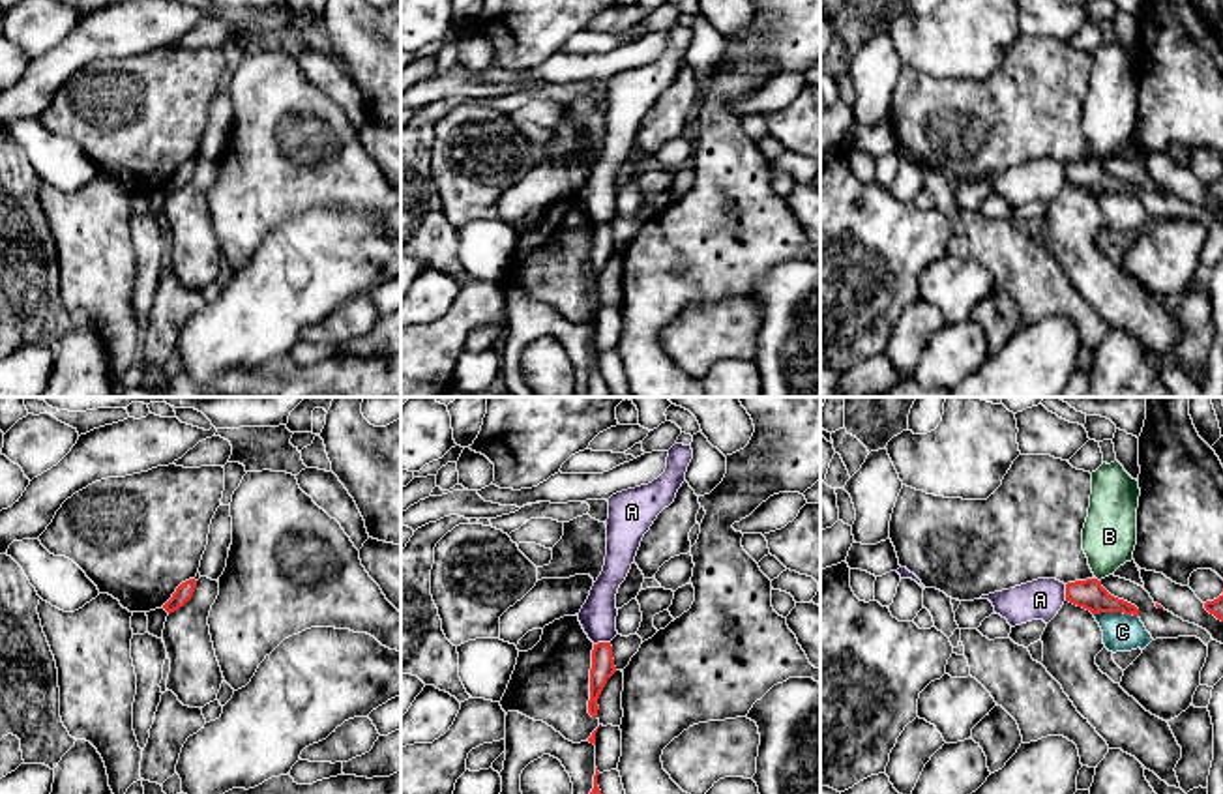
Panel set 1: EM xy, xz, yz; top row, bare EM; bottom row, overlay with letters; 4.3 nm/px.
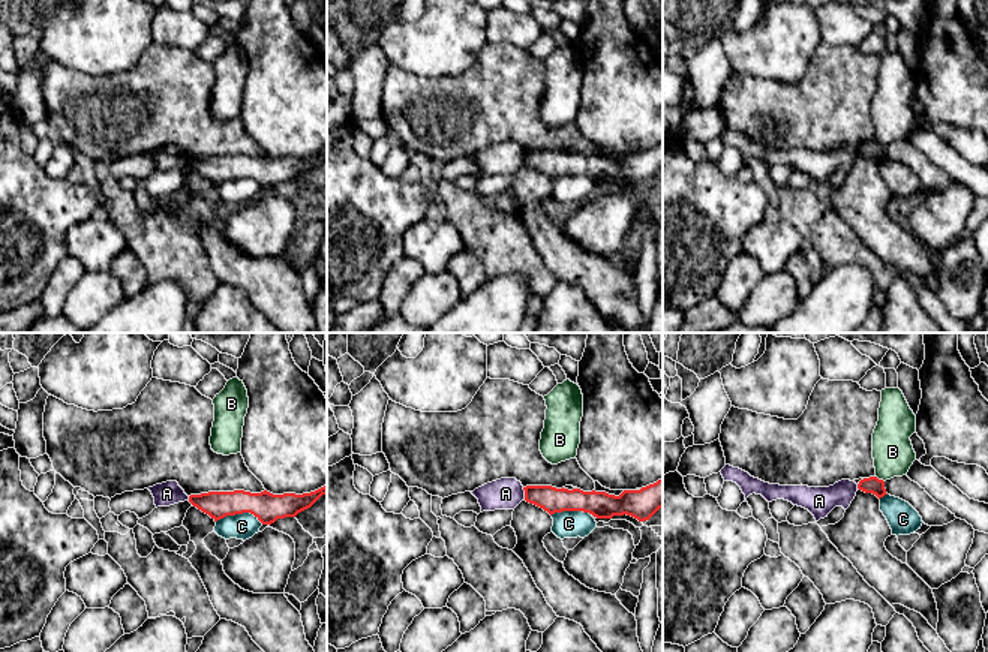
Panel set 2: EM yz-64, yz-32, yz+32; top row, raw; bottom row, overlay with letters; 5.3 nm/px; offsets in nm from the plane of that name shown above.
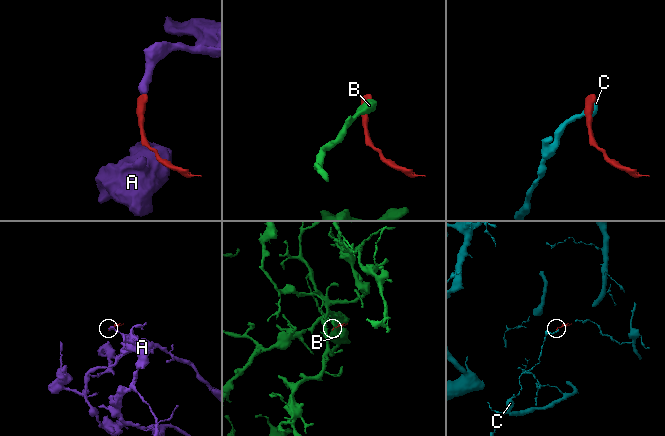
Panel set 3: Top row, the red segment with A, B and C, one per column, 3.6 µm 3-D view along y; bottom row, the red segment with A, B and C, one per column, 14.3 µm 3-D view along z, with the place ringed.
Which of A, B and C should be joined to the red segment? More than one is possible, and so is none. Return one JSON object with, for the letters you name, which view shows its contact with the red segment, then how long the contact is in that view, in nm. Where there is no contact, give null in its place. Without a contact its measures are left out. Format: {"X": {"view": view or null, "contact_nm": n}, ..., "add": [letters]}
{"add": []}

